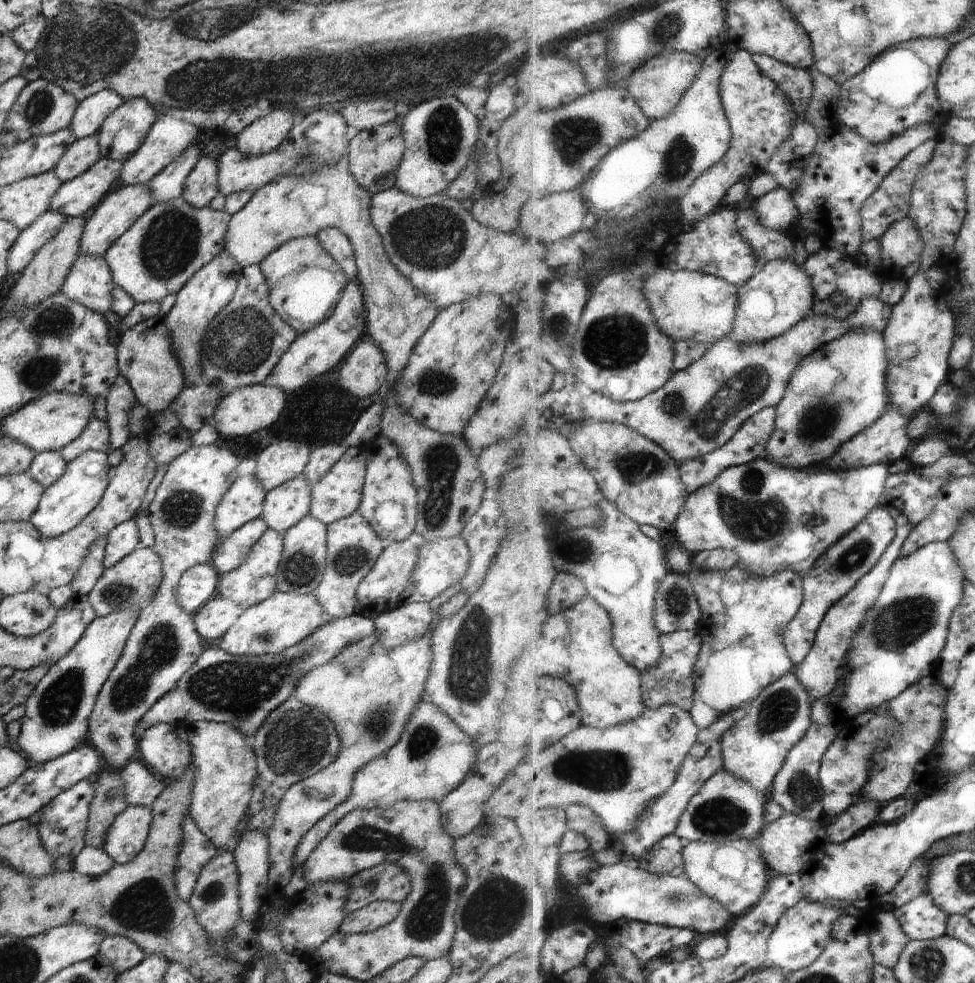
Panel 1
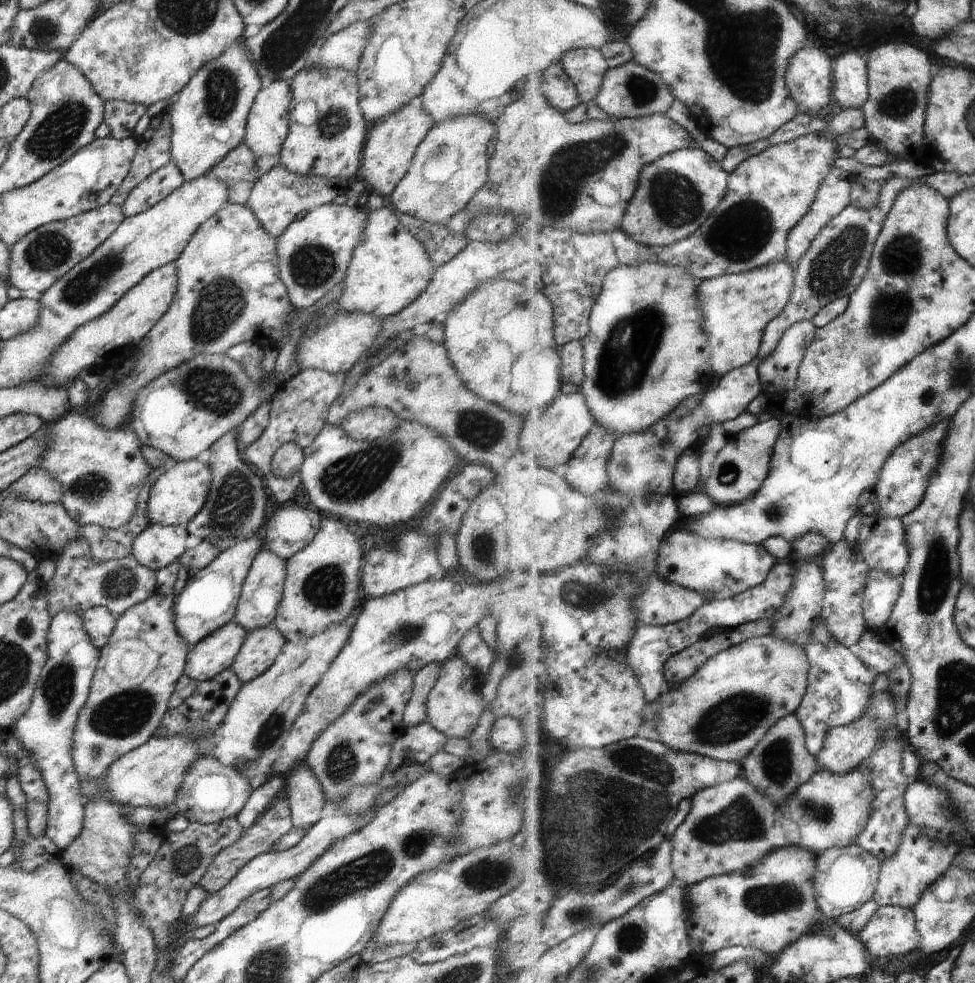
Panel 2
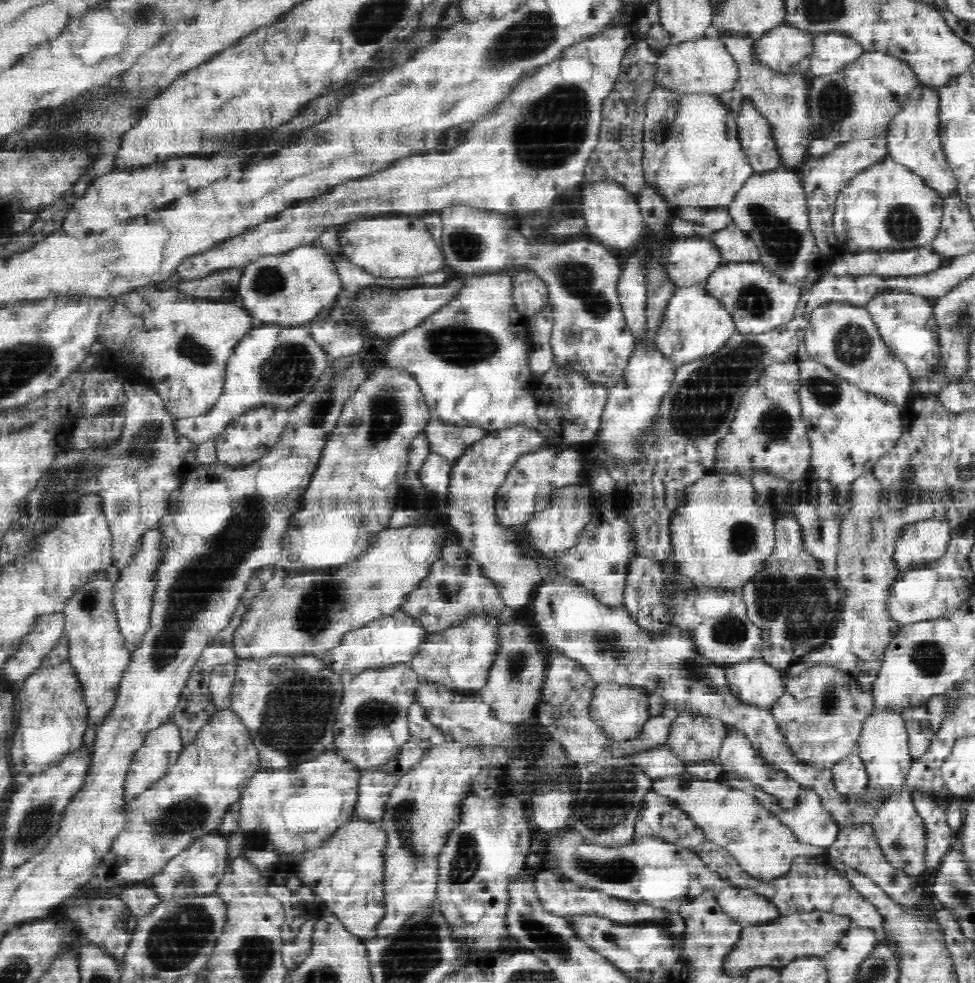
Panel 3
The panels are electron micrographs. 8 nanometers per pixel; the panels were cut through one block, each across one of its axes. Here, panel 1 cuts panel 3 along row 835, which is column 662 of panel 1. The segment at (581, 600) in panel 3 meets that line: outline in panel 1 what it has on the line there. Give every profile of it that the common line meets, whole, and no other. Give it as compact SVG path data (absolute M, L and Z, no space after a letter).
M671 833L665 836L645 858L641 860L624 861L631 868L633 865L637 868L643 868L651 874L672 875L681 877L685 875L685 862L683 858L683 849L690 842L677 836L677 833Z

